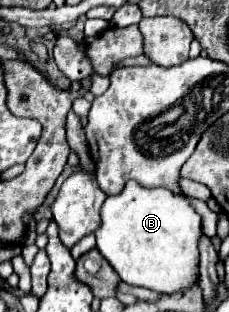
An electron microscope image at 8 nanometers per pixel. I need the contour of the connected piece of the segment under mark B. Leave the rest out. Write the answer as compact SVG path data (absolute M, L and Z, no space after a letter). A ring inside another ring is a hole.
M128 182L116 196L108 196L102 206L102 226L96 230L98 250L118 272L120 280L148 288L156 294L176 294L192 288L198 280L198 242L202 218L194 212L184 194L168 188L144 188Z

